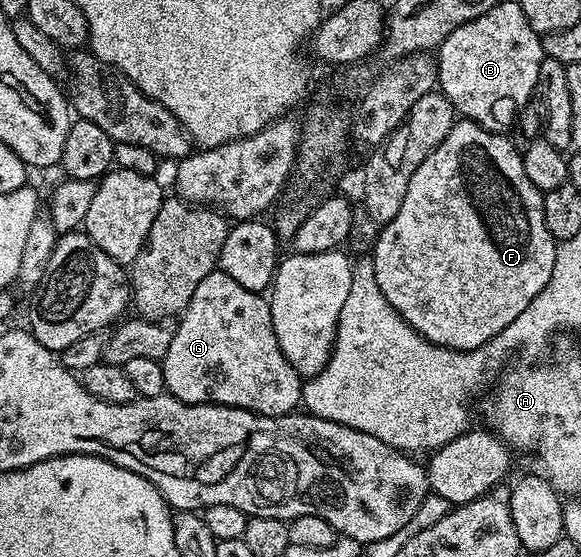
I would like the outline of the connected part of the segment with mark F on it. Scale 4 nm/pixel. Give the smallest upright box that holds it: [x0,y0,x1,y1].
[372,118,556,351]

